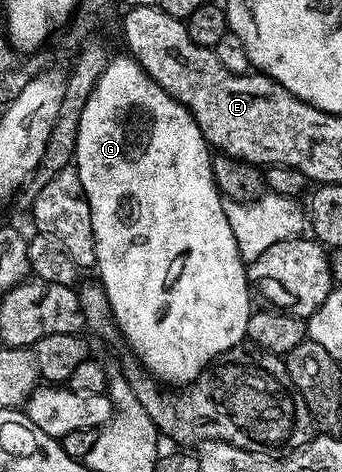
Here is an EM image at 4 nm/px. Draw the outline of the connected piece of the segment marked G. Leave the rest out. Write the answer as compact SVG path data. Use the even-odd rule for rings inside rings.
M129 54L122 55L116 55L101 74L101 78L97 78L95 89L85 102L85 110L81 110L81 126L77 126L77 146L73 167L81 178L81 186L89 202L89 210L93 218L97 279L109 298L111 315L118 328L118 335L122 339L127 339L127 344L131 347L128 349L156 380L167 386L186 386L192 384L215 361L216 356L225 354L231 348L240 347L247 340L247 327L253 311L251 305L253 293L251 285L247 282L247 264L237 250L237 238L233 238L229 218L225 218L224 197L213 178L212 149L201 134L193 114L189 114L184 104L174 100L165 90L161 90L161 86L153 82L150 74L133 57Z

